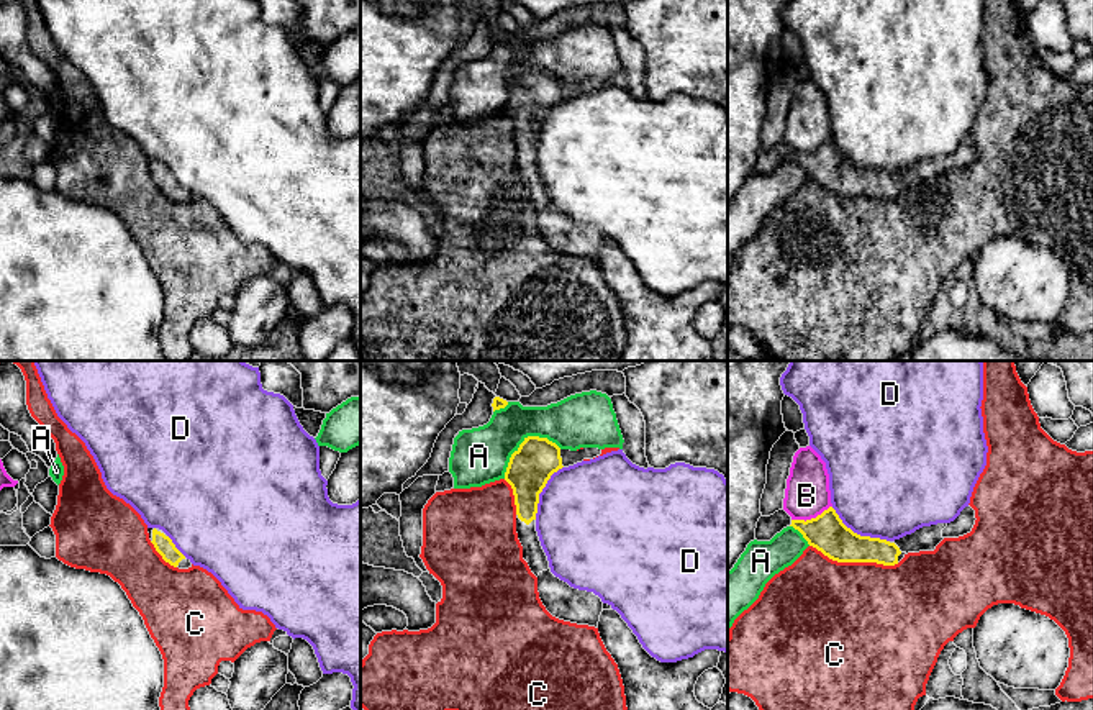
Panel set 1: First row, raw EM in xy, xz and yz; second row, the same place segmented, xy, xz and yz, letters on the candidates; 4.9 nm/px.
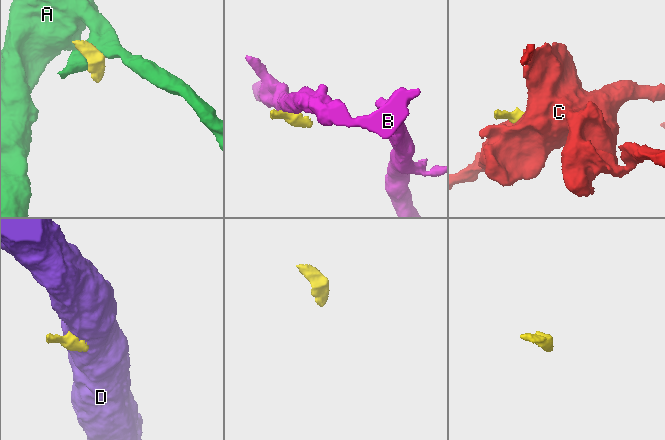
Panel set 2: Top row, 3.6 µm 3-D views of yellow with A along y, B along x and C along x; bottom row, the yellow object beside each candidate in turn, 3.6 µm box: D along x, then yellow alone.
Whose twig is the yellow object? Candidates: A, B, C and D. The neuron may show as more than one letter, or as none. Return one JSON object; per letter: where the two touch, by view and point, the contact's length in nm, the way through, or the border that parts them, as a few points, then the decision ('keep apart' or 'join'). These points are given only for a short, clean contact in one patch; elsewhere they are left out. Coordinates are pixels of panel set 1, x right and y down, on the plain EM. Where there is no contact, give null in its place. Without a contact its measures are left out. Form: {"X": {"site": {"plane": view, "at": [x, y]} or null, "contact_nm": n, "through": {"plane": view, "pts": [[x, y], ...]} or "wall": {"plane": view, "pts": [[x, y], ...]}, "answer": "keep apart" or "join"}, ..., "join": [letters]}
{"A": {"site": {"plane": "xz", "at": [523, 74]}, "contact_nm": 320, "answer": "keep apart"}, "B": {"site": {"plane": "yz", "at": [811, 151]}, "contact_nm": 220, "wall": {"plane": "yz", "pts": [[831, 138], [815, 150], [792, 153]]}, "answer": "keep apart"}, "C": {"site": {"plane": "yz", "at": [854, 194]}, "contact_nm": 440, "answer": "keep apart"}, "D": {"site": {"plane": "yz", "at": [859, 168]}, "contact_nm": 340, "answer": "keep apart"}, "join": []}

